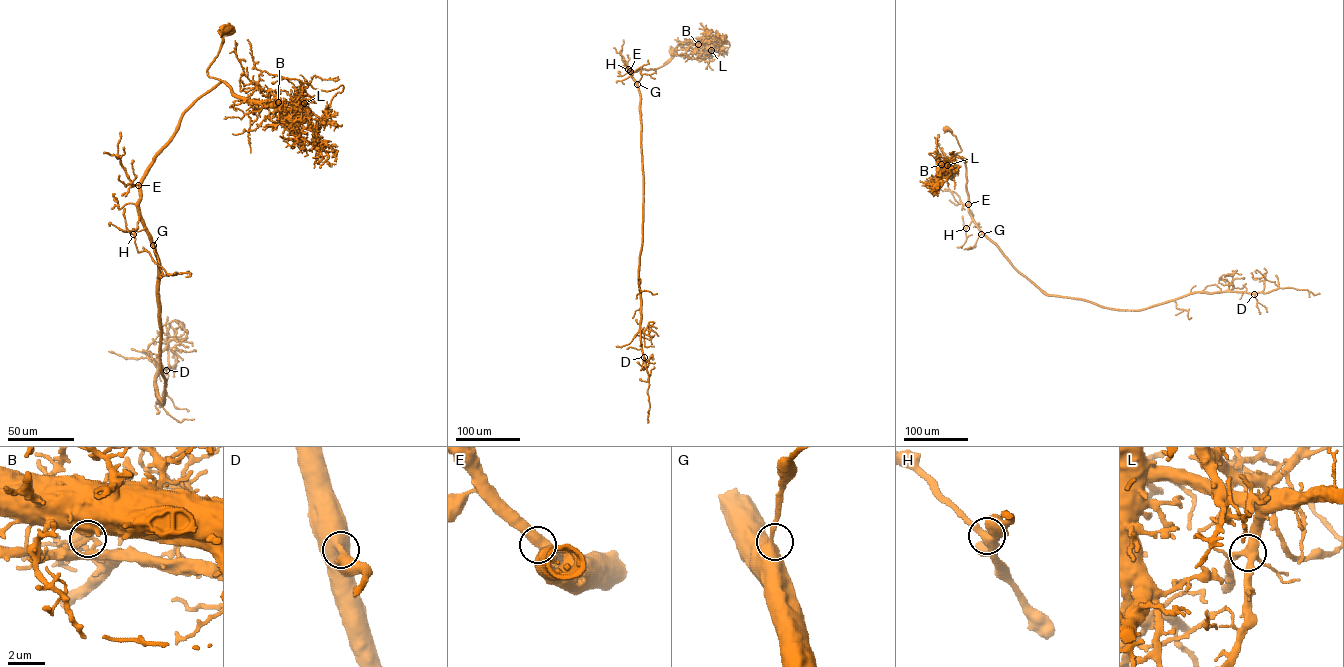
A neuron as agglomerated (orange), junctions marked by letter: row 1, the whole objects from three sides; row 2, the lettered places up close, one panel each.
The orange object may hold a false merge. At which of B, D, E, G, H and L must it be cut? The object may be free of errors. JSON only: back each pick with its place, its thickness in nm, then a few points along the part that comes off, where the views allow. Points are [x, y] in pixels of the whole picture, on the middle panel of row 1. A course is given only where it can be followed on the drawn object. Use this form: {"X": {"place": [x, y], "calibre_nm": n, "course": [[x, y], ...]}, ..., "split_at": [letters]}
{"B": {"place": [698, 44], "calibre_nm": 280, "course": [[698, 44], [725, 51], [730, 44], [706, 32], [681, 46]]}, "split_at": ["B"]}

